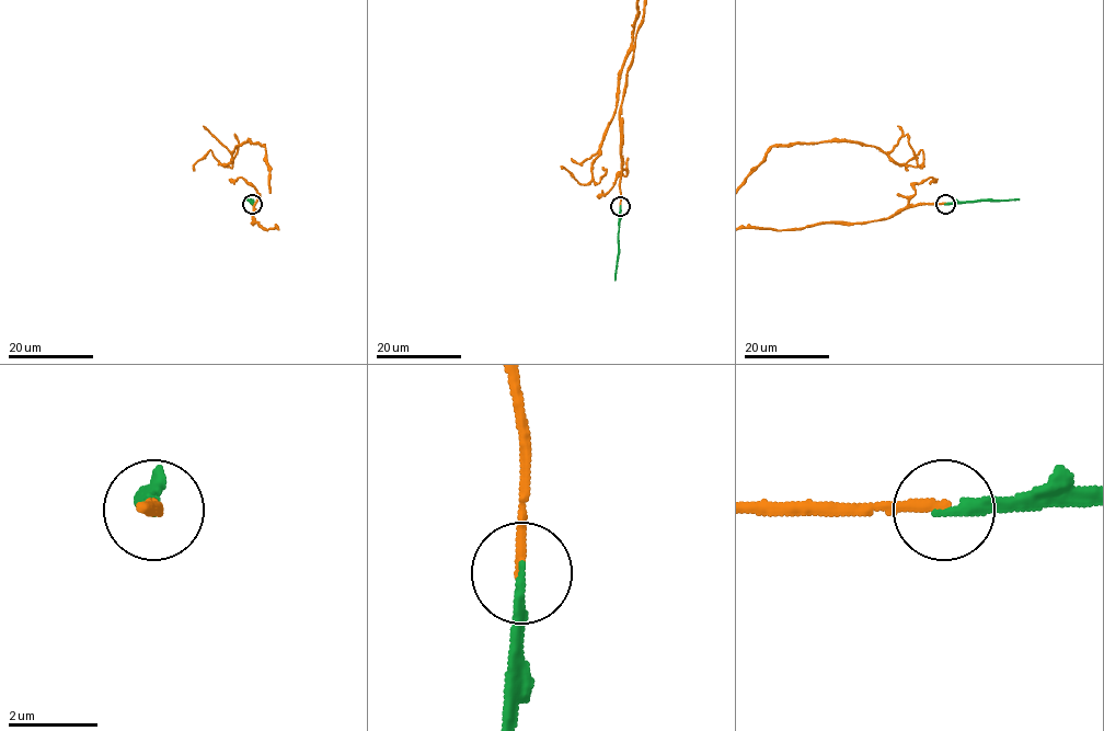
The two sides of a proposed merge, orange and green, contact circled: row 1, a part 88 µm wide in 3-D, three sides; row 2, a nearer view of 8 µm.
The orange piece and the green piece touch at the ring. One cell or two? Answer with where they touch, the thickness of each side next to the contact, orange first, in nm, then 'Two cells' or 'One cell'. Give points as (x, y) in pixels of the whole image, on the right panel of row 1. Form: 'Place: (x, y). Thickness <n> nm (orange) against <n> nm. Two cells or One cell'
Place: (945, 204). Thickness 220 nm (orange) against 200 nm. One cell

